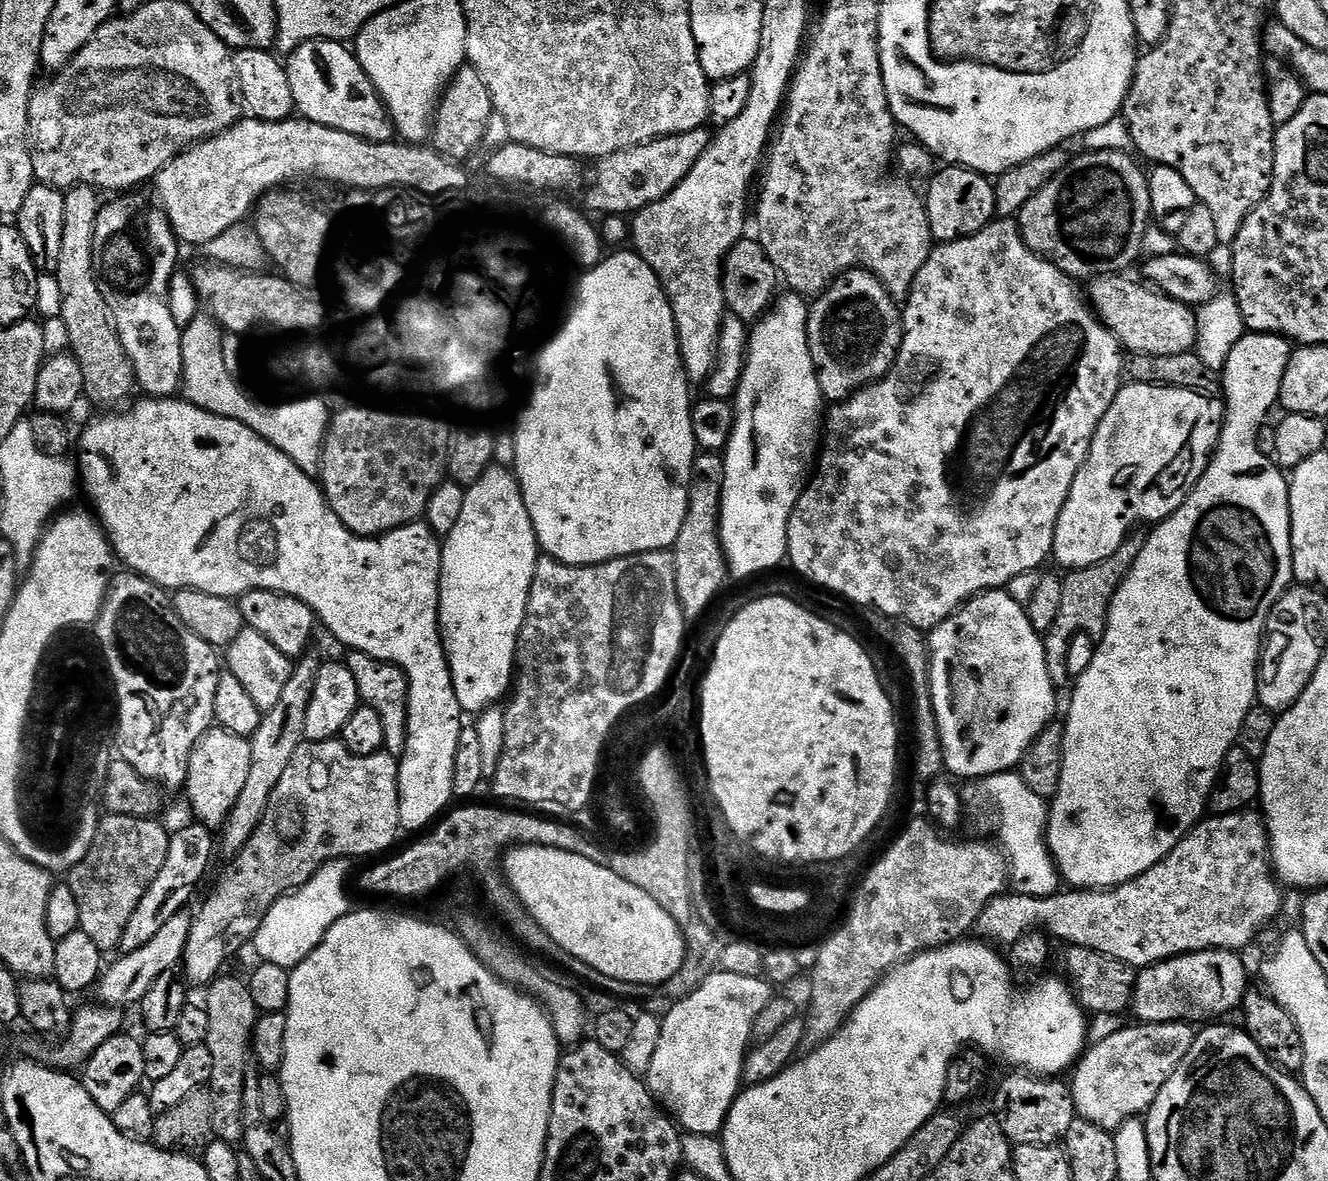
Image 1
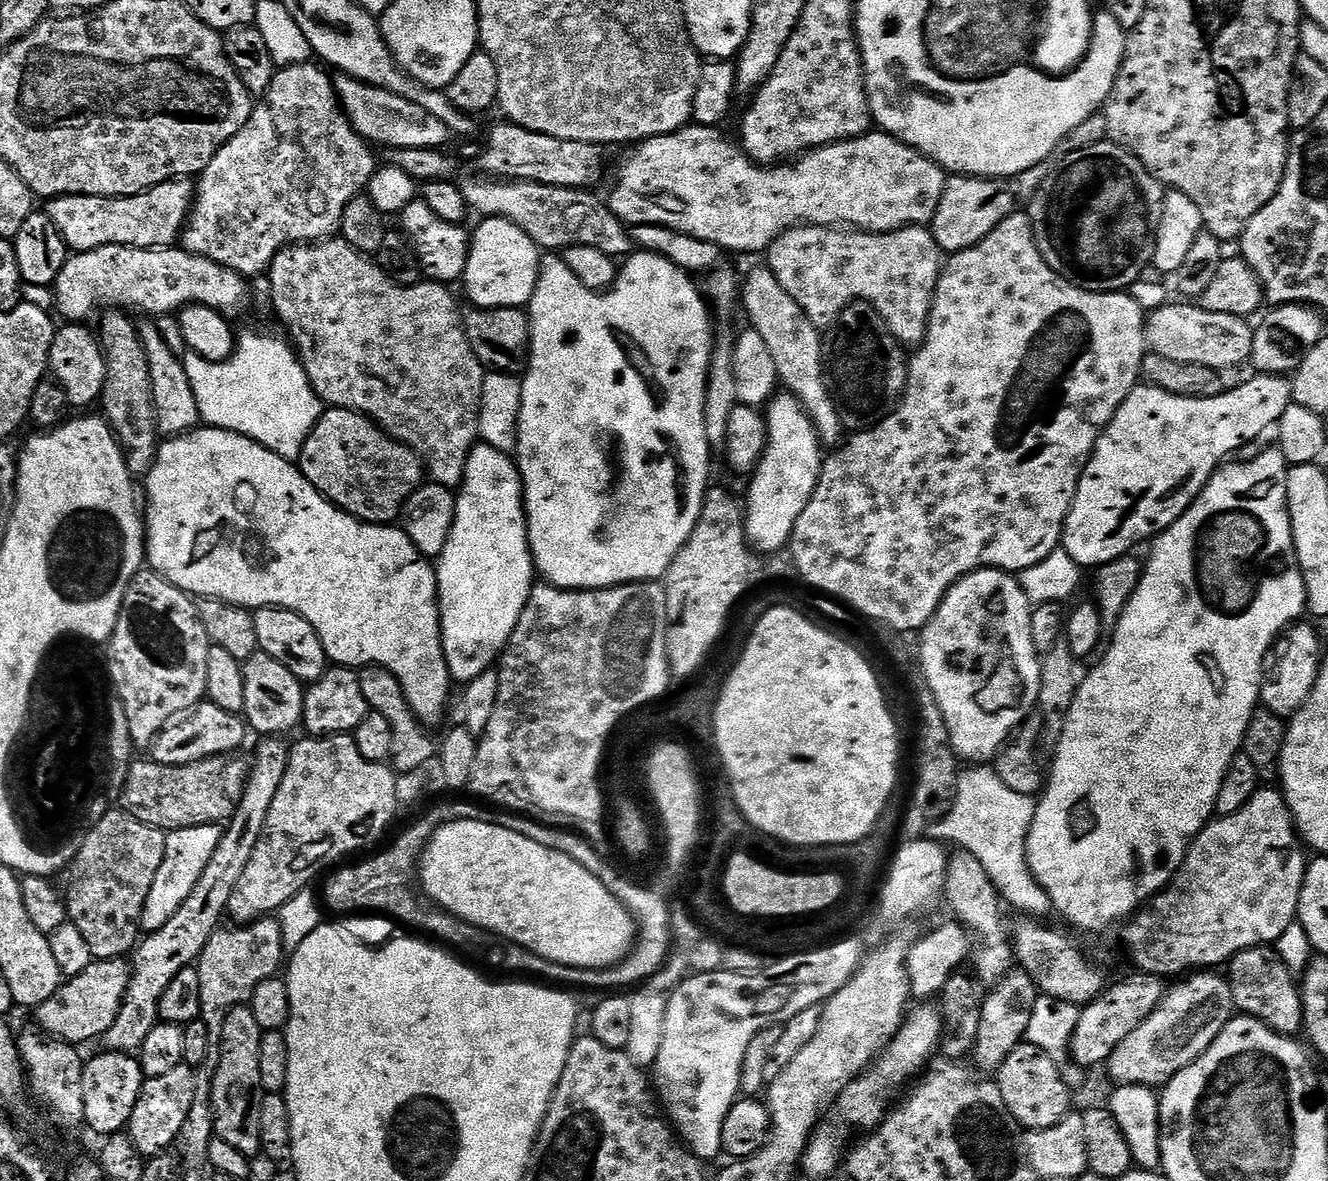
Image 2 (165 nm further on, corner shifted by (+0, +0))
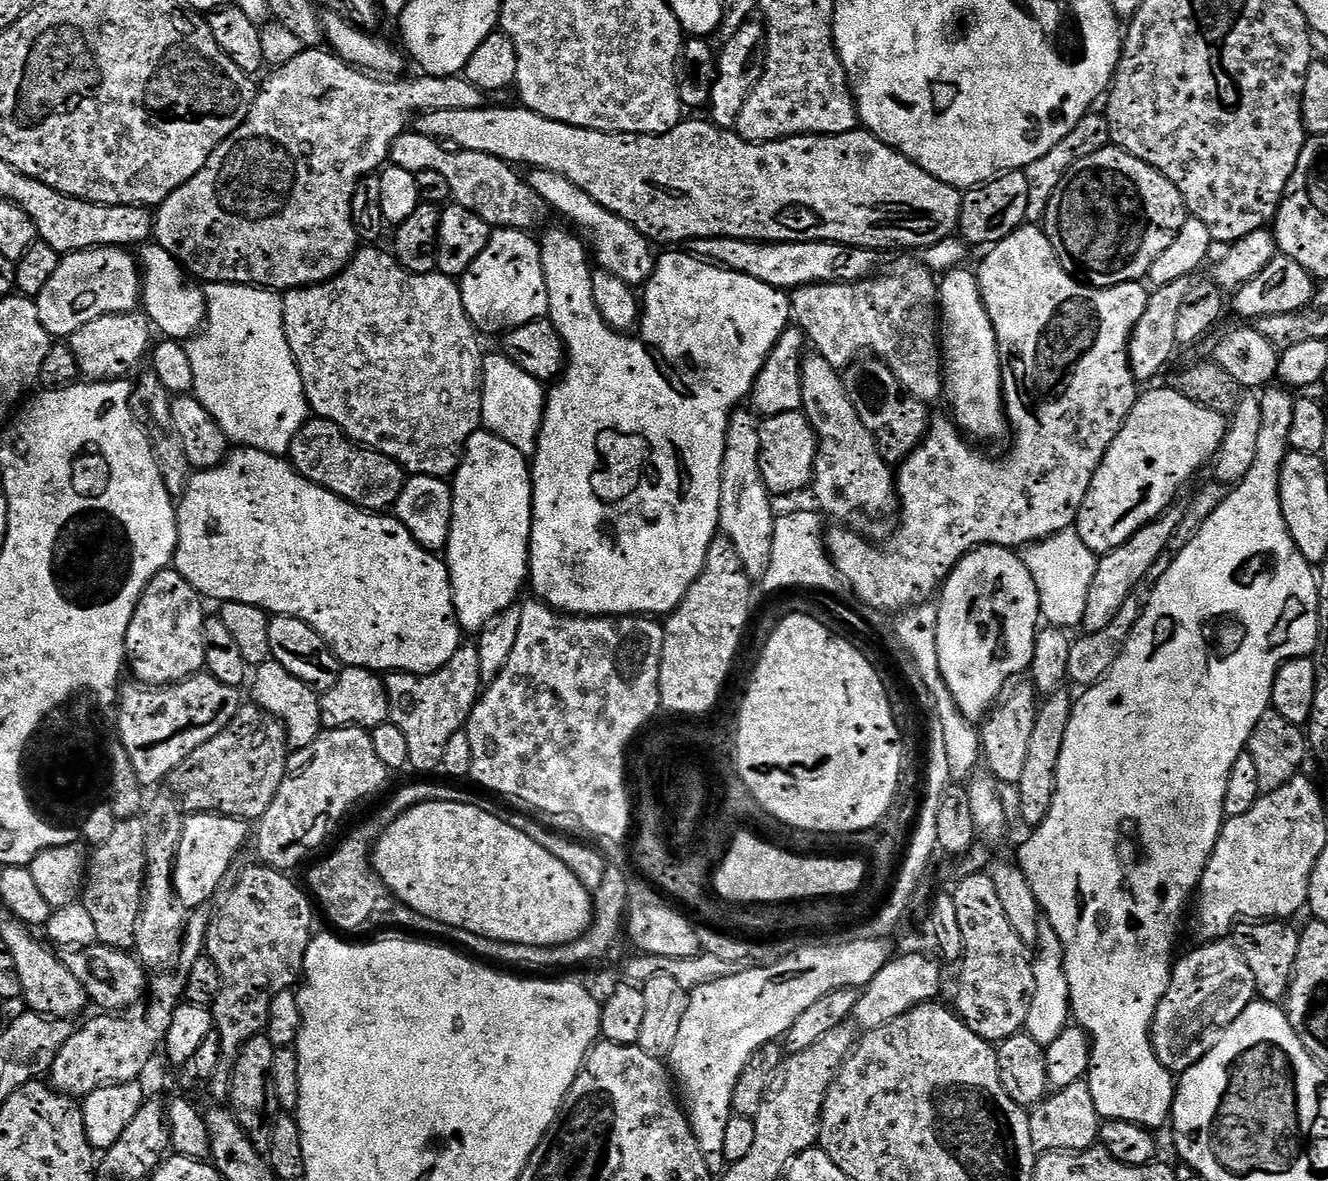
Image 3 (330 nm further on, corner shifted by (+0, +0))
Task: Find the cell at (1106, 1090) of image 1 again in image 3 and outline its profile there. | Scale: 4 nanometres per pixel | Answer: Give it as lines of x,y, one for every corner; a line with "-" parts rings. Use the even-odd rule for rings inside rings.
1220,942
1201,943
1196,946
1200,948
1175,961
1172,977
1156,1004
1150,1027
1151,1047
1157,1053
1160,1051
1159,1059
1165,1069
1192,1067
1206,1051
1203,1036
1207,1032
1215,1033
1227,1028
1245,1006
1245,1001
1240,1000
1240,988
1236,985
1236,975
1242,972
1241,961
1233,951
1227,952
1222,945

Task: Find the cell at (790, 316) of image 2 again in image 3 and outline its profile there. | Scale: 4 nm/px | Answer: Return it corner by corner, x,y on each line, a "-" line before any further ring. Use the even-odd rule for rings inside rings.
815,354
809,355
800,365
800,402
805,419
815,437
816,450
810,492
816,495
815,507
825,517
848,520
851,516
884,516
897,507
893,469
880,457
880,451
868,431
862,426
858,414
850,406
841,373

